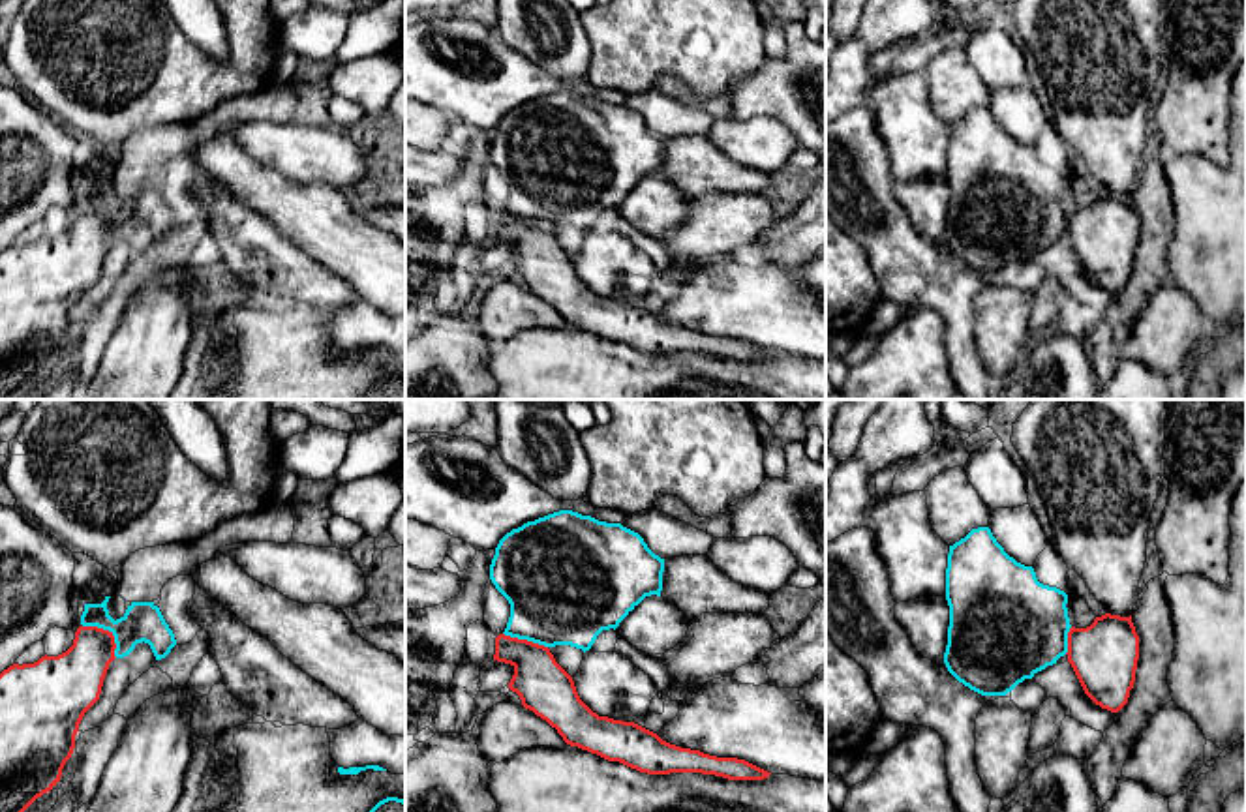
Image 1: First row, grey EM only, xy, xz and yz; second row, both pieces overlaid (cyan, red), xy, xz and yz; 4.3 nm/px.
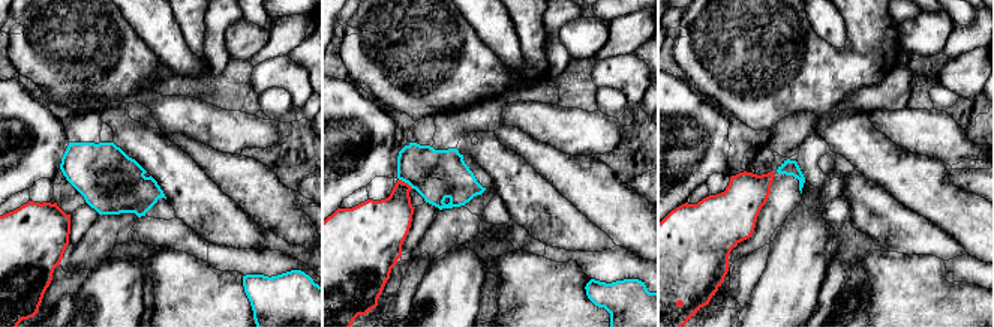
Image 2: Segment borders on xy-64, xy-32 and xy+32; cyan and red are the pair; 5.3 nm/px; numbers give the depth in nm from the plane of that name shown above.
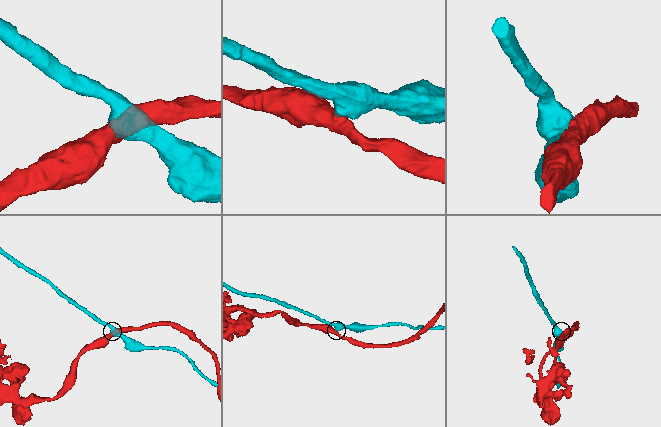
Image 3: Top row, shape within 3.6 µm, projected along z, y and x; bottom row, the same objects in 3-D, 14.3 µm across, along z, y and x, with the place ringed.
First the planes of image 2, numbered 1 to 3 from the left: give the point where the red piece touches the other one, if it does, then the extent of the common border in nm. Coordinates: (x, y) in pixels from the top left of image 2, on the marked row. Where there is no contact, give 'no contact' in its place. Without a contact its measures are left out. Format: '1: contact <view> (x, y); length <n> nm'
1: no contact
2: contact xy-32 (407, 182); length 90 nm
3: no contact

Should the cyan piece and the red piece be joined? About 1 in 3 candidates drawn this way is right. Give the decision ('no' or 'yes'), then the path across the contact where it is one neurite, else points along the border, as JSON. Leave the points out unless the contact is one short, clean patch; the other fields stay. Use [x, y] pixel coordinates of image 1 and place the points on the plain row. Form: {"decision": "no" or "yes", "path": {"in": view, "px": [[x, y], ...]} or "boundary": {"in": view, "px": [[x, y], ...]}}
{"decision": "no", "boundary": {"in": "xy", "px": [[83, 205], [106, 209], [113, 216], [117, 237]]}}

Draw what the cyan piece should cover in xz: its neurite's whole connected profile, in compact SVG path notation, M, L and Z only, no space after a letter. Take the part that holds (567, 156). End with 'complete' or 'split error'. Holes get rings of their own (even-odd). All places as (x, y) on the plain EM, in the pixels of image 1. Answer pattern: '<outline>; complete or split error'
M572 90L512 109L499 120L490 144L492 163L510 184L505 216L584 233L602 210L615 210L646 176L661 176L662 152L664 139L638 113Z; complete

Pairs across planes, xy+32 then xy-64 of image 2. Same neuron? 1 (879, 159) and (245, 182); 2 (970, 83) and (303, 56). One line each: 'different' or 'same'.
1: same
2: different

